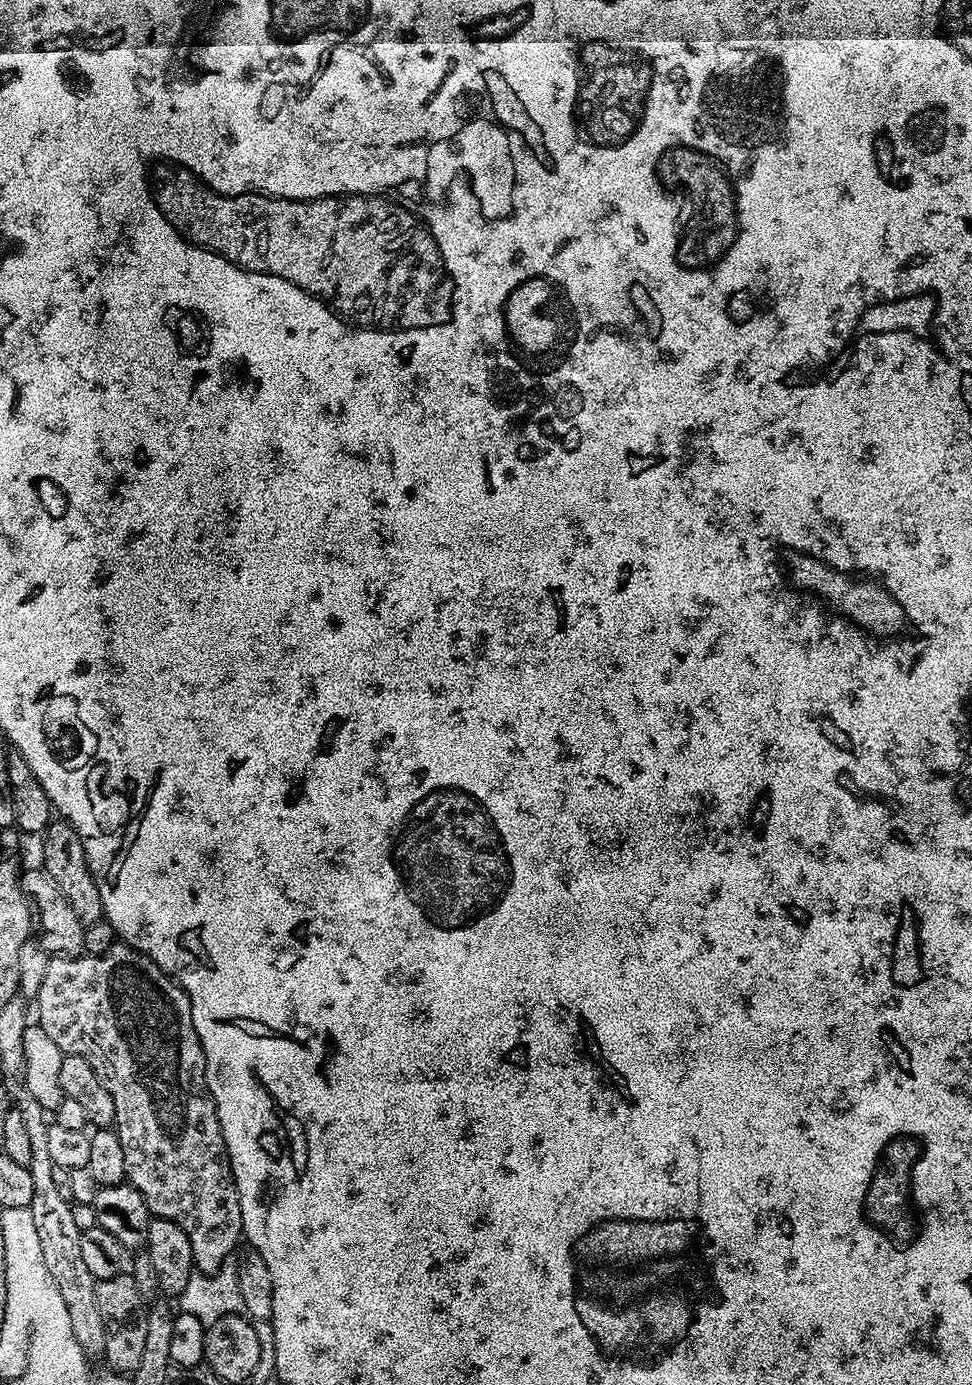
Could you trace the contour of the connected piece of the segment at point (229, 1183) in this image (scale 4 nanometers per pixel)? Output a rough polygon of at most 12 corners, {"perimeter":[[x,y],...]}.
{"perimeter":[[53,955],[38,1026],[114,1098],[127,1183],[195,1271],[244,1227],[188,995]]}

